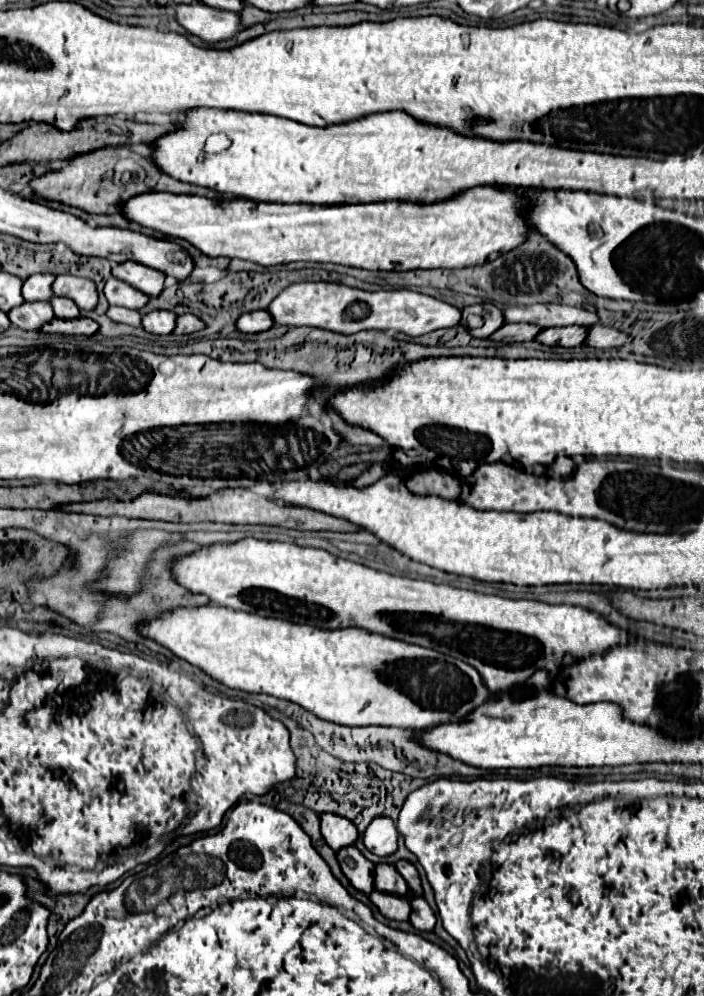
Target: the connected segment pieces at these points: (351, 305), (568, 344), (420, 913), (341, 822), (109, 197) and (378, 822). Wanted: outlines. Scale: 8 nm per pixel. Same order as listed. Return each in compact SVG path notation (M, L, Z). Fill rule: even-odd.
M332 282L292 284L272 300L268 312L272 314L276 324L314 326L340 334L354 334L360 330L396 330L408 336L422 336L432 330L452 328L460 322L460 310L456 306L420 292L412 292L406 288L366 292Z
M564 326L564 328L546 328L542 330L536 340L548 346L564 346L564 348L574 348L584 344L588 336L588 328L580 328L580 326Z
M414 896L410 900L412 904L412 914L410 914L410 922L414 924L414 928L418 930L432 930L436 916L432 912L432 908L428 906L428 902L424 900L424 896Z
M332 812L320 814L320 828L322 828L322 836L324 836L326 844L332 850L340 850L344 846L350 846L358 838L358 830L348 818L336 816Z
M104 146L86 154L74 156L70 164L64 168L54 168L44 172L40 180L30 180L30 186L38 196L46 200L56 200L68 206L76 206L90 214L116 214L120 202L136 194L152 190L148 188L148 184L152 186L152 180L148 182L148 168L154 168L152 162L146 156L132 152L128 146ZM118 162L138 162L138 166L126 168L122 172L126 176L122 176L116 172Z
M376 816L364 832L364 846L378 856L388 856L396 852L396 842L398 830L394 826L394 820L388 816Z

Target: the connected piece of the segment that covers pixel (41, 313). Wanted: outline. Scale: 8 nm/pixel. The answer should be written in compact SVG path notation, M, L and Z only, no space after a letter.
M24 302L22 306L12 308L8 318L22 330L40 330L44 324L54 320L54 312L50 302Z

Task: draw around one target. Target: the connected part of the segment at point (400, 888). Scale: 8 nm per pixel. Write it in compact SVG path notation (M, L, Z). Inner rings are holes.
M378 864L374 870L374 888L382 892L392 892L398 896L406 896L408 884L392 864Z

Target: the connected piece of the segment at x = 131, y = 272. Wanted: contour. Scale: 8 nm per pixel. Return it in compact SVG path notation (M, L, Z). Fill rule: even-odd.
M132 260L124 262L124 264L116 264L112 268L112 276L138 288L140 292L148 294L148 296L158 296L164 288L164 274L156 272L144 264L136 264Z

